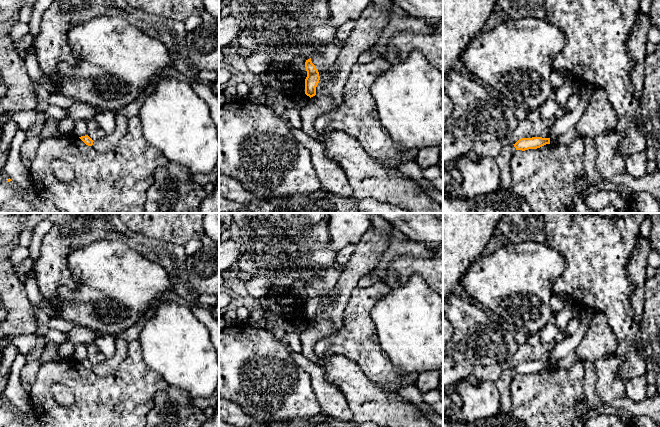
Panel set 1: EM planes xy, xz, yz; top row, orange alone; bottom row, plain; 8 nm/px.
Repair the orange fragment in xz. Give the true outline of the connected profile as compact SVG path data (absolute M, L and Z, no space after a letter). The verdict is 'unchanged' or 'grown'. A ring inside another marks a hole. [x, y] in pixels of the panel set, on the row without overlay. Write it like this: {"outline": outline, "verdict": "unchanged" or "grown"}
{"outline": "M311 282L306 284L305 291L307 295L307 301L305 303L305 318L311 322L316 319L316 311L319 307L320 300L315 289L311 285Z", "verdict": "unchanged"}

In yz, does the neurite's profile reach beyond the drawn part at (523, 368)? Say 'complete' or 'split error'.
complete

